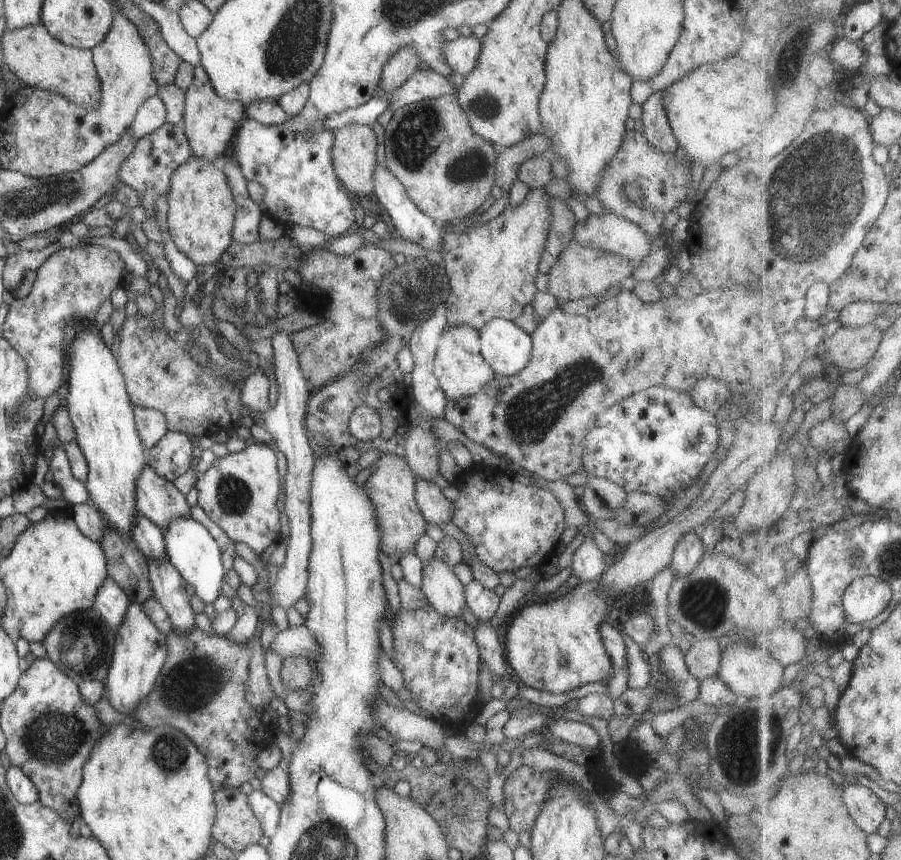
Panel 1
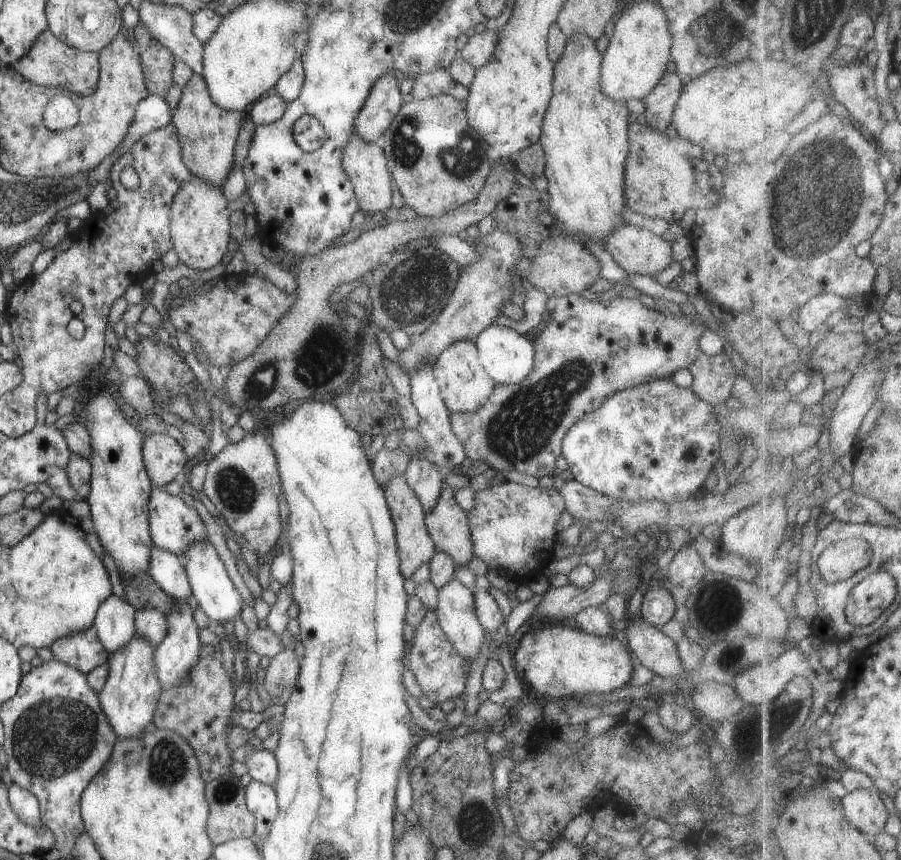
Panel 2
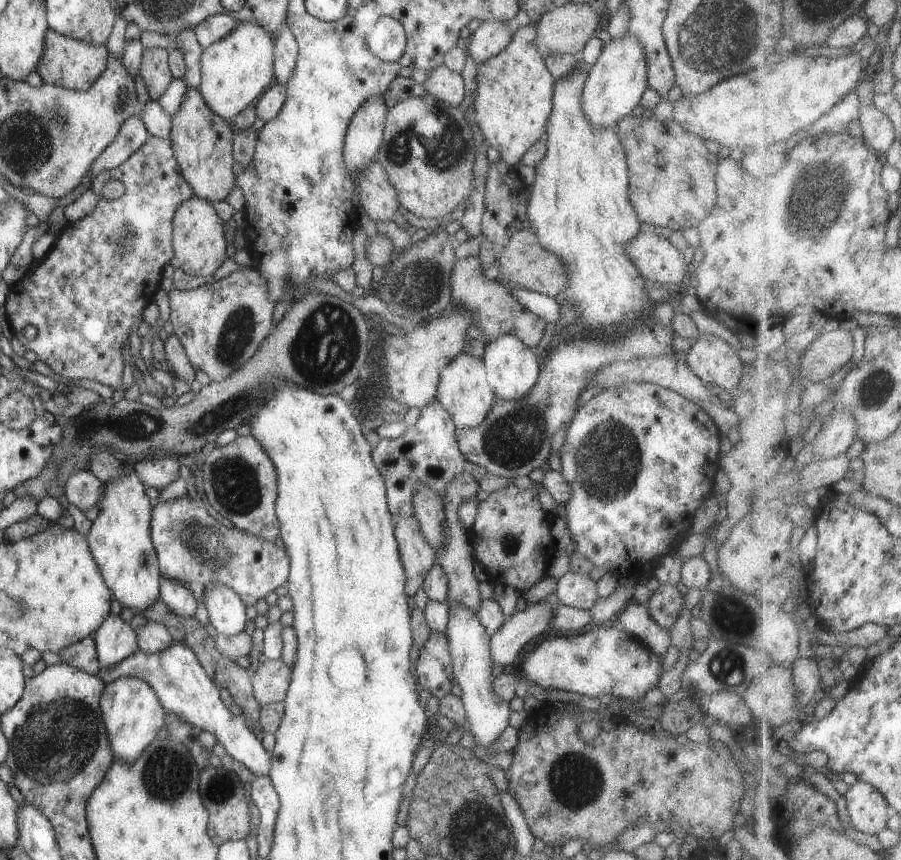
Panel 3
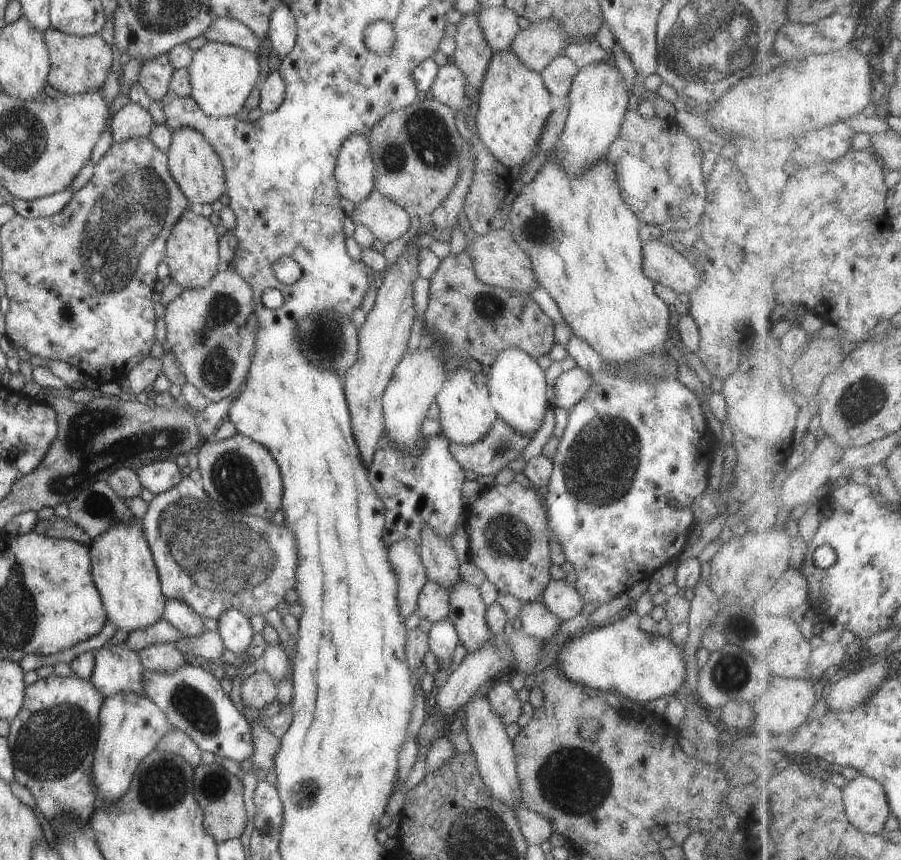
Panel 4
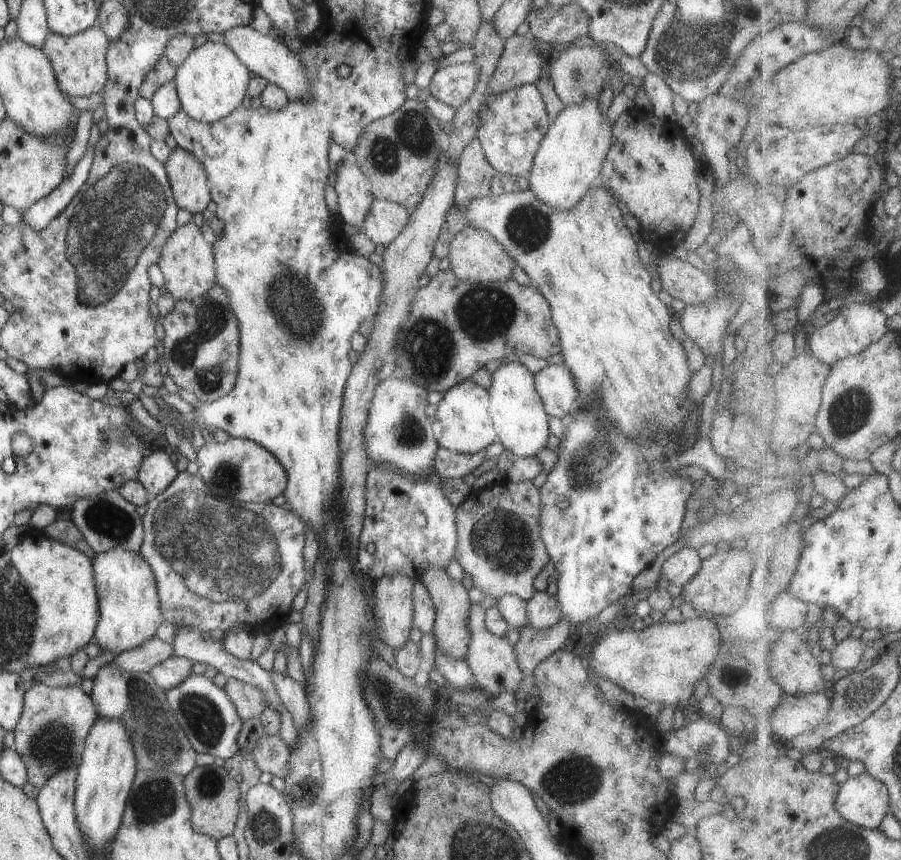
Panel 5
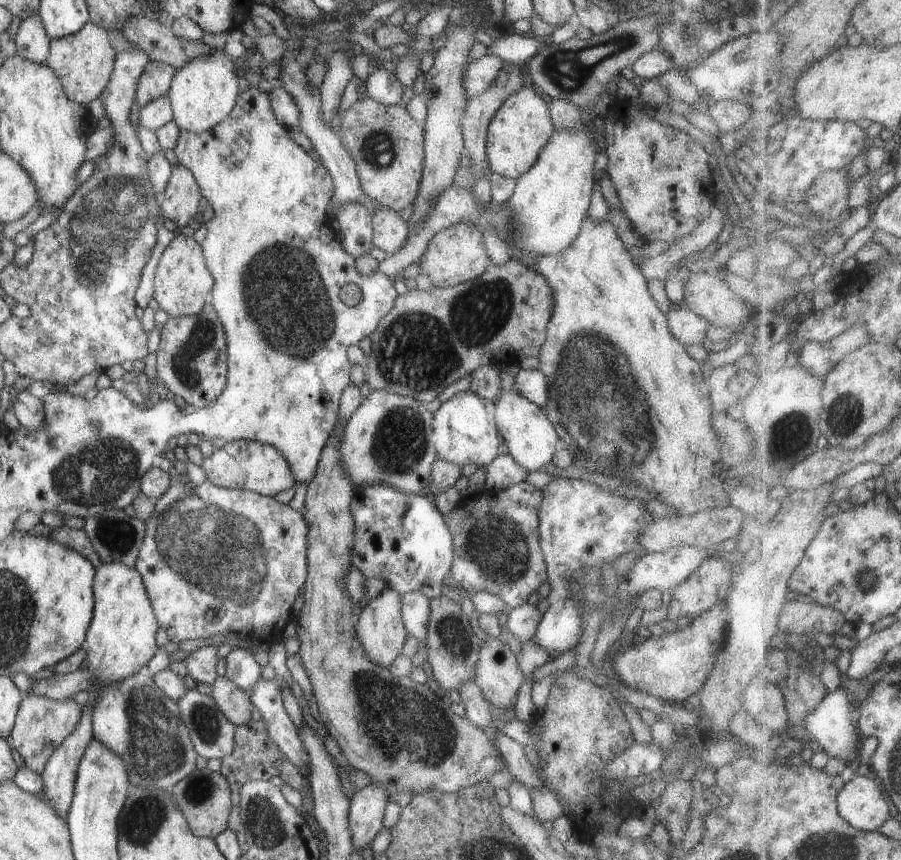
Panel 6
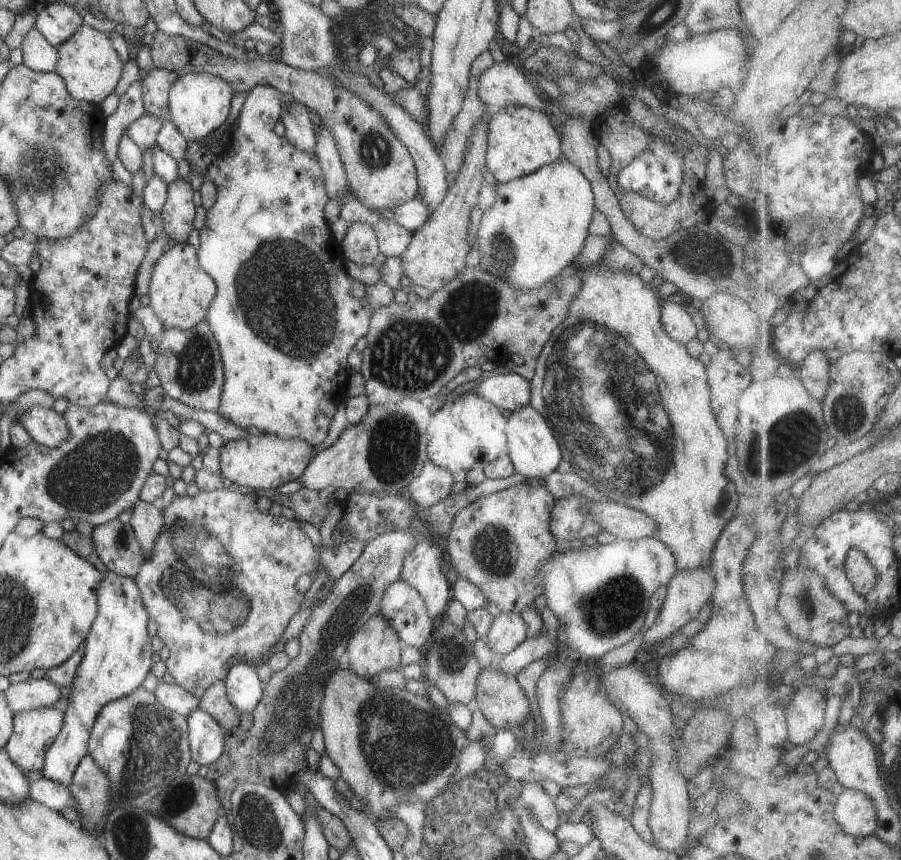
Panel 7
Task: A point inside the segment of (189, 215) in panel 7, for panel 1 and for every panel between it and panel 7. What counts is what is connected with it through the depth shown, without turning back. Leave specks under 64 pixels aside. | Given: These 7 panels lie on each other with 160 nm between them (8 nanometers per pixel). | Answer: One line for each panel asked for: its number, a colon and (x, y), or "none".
1: (209, 121)
2: (207, 134)
3: (200, 141)
4: (194, 165)
5: (186, 176)
6: (180, 197)

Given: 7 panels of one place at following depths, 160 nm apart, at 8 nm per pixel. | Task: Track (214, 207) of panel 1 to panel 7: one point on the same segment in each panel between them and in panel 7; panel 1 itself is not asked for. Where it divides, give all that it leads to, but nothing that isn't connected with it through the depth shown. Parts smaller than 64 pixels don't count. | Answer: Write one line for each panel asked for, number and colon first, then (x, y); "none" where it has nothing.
2: (199, 220)
3: (198, 246)
4: (191, 248)
5: (186, 261)
6: (182, 282)
7: (179, 290)

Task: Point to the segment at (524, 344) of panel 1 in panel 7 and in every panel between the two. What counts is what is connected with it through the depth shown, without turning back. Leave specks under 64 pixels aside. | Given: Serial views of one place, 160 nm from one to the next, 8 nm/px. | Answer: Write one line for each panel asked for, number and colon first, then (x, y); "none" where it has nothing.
2: (507, 356)
3: (511, 369)
4: (516, 386)
5: (516, 411)
6: (528, 437)
7: (534, 452)

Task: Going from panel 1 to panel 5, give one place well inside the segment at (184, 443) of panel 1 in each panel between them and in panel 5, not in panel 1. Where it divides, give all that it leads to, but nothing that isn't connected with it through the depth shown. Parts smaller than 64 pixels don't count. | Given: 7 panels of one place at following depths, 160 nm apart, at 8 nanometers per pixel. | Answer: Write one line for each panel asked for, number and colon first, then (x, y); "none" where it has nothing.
2: (163, 458)
3: (157, 473)
4: (157, 476)
5: (155, 472)

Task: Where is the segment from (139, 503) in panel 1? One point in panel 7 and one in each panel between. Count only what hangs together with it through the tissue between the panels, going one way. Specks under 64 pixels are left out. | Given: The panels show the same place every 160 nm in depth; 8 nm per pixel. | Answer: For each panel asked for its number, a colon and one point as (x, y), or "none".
2: (173, 526)
3: (191, 547)
4: (211, 558)
5: (216, 562)
6: (212, 560)
7: (219, 582)

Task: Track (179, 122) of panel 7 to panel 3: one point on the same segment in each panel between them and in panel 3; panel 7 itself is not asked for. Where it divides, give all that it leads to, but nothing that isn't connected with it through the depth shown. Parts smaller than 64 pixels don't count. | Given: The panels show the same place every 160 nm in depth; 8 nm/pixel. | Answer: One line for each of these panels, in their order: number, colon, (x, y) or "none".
3: (234, 70)
4: (221, 75)
5: (212, 81)
6: (201, 93)

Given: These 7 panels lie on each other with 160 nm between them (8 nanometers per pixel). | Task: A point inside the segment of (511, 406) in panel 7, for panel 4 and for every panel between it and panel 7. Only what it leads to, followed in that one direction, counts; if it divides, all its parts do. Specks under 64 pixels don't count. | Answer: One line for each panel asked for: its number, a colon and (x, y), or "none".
4: (569, 386)
5: (554, 384)
6: (530, 384)

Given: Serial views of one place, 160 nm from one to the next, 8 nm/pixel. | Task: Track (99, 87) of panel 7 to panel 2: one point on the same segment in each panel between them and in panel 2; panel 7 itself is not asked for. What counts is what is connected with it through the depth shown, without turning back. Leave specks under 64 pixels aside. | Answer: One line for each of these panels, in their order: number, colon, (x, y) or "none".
2: (48, 62)
3: (66, 63)
4: (77, 64)
5: (78, 61)
6: (82, 61)

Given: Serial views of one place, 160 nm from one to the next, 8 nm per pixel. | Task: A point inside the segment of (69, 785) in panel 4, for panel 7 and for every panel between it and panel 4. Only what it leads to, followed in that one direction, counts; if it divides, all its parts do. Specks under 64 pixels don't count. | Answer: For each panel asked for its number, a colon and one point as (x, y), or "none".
5: (49, 735)
6: (40, 724)
7: (33, 731)

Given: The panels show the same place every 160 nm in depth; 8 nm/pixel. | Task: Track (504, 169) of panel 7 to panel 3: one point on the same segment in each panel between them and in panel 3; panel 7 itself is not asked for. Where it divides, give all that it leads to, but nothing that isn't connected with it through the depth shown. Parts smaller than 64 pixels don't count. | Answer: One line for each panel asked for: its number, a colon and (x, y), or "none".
3: (513, 94)
4: (512, 103)
5: (512, 123)
6: (516, 133)

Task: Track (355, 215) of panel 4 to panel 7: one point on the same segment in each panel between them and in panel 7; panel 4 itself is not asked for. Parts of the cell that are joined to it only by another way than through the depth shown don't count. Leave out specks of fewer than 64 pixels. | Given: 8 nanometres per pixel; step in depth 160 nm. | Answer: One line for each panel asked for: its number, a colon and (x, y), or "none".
5: (384, 220)
6: (390, 231)
7: (392, 239)

